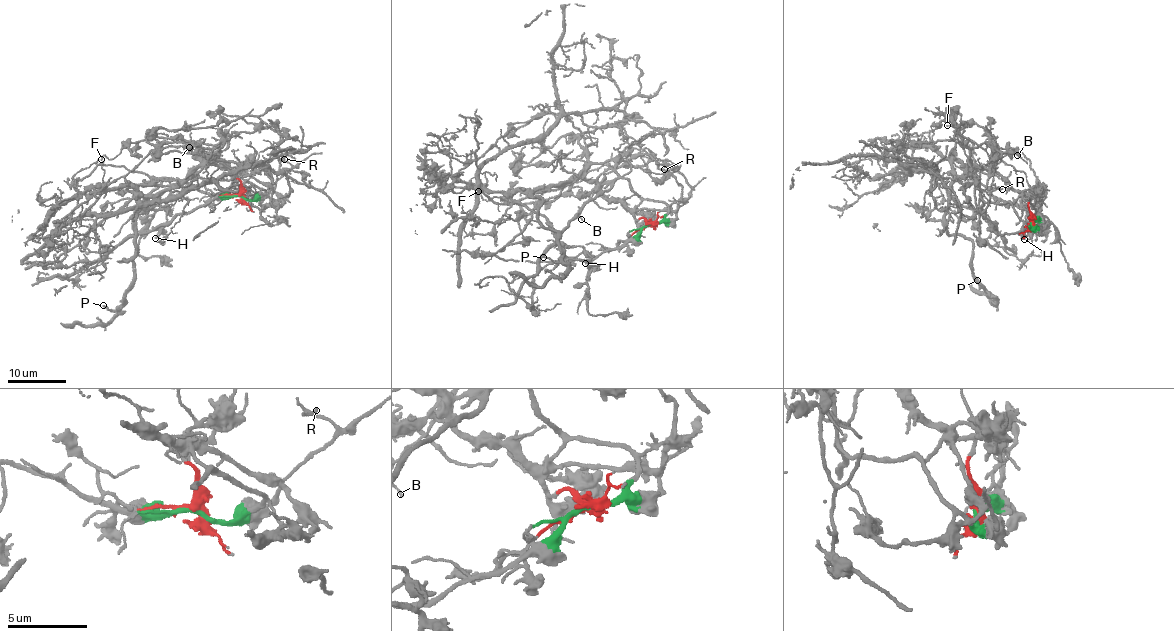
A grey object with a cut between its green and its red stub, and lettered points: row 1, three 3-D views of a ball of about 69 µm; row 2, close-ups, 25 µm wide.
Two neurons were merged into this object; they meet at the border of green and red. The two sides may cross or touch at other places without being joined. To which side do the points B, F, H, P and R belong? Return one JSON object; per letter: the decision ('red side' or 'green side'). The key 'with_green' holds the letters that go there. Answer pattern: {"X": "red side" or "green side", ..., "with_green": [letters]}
{"B": "red side", "F": "red side", "H": "red side", "P": "red side", "R": "green side", "with_green": ["R"]}

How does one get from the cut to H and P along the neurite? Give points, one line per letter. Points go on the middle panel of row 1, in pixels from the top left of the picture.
H: (649, 226), (611, 202), (595, 183), (575, 177), (514, 194), (560, 242), (591, 256), (585, 263)
P: (649, 226), (575, 177), (530, 192), (542, 200), (538, 220), (561, 235), (558, 261), (543, 257)

